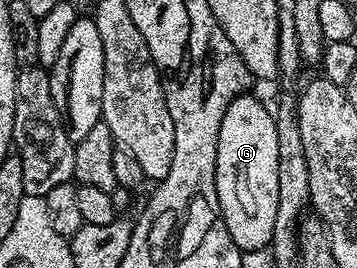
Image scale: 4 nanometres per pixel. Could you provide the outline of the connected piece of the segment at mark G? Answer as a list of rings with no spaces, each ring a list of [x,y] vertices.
[[[250,94],[235,97],[221,118],[215,189],[223,224],[240,252],[267,248],[273,238],[273,222],[277,222],[277,126],[272,109]]]

